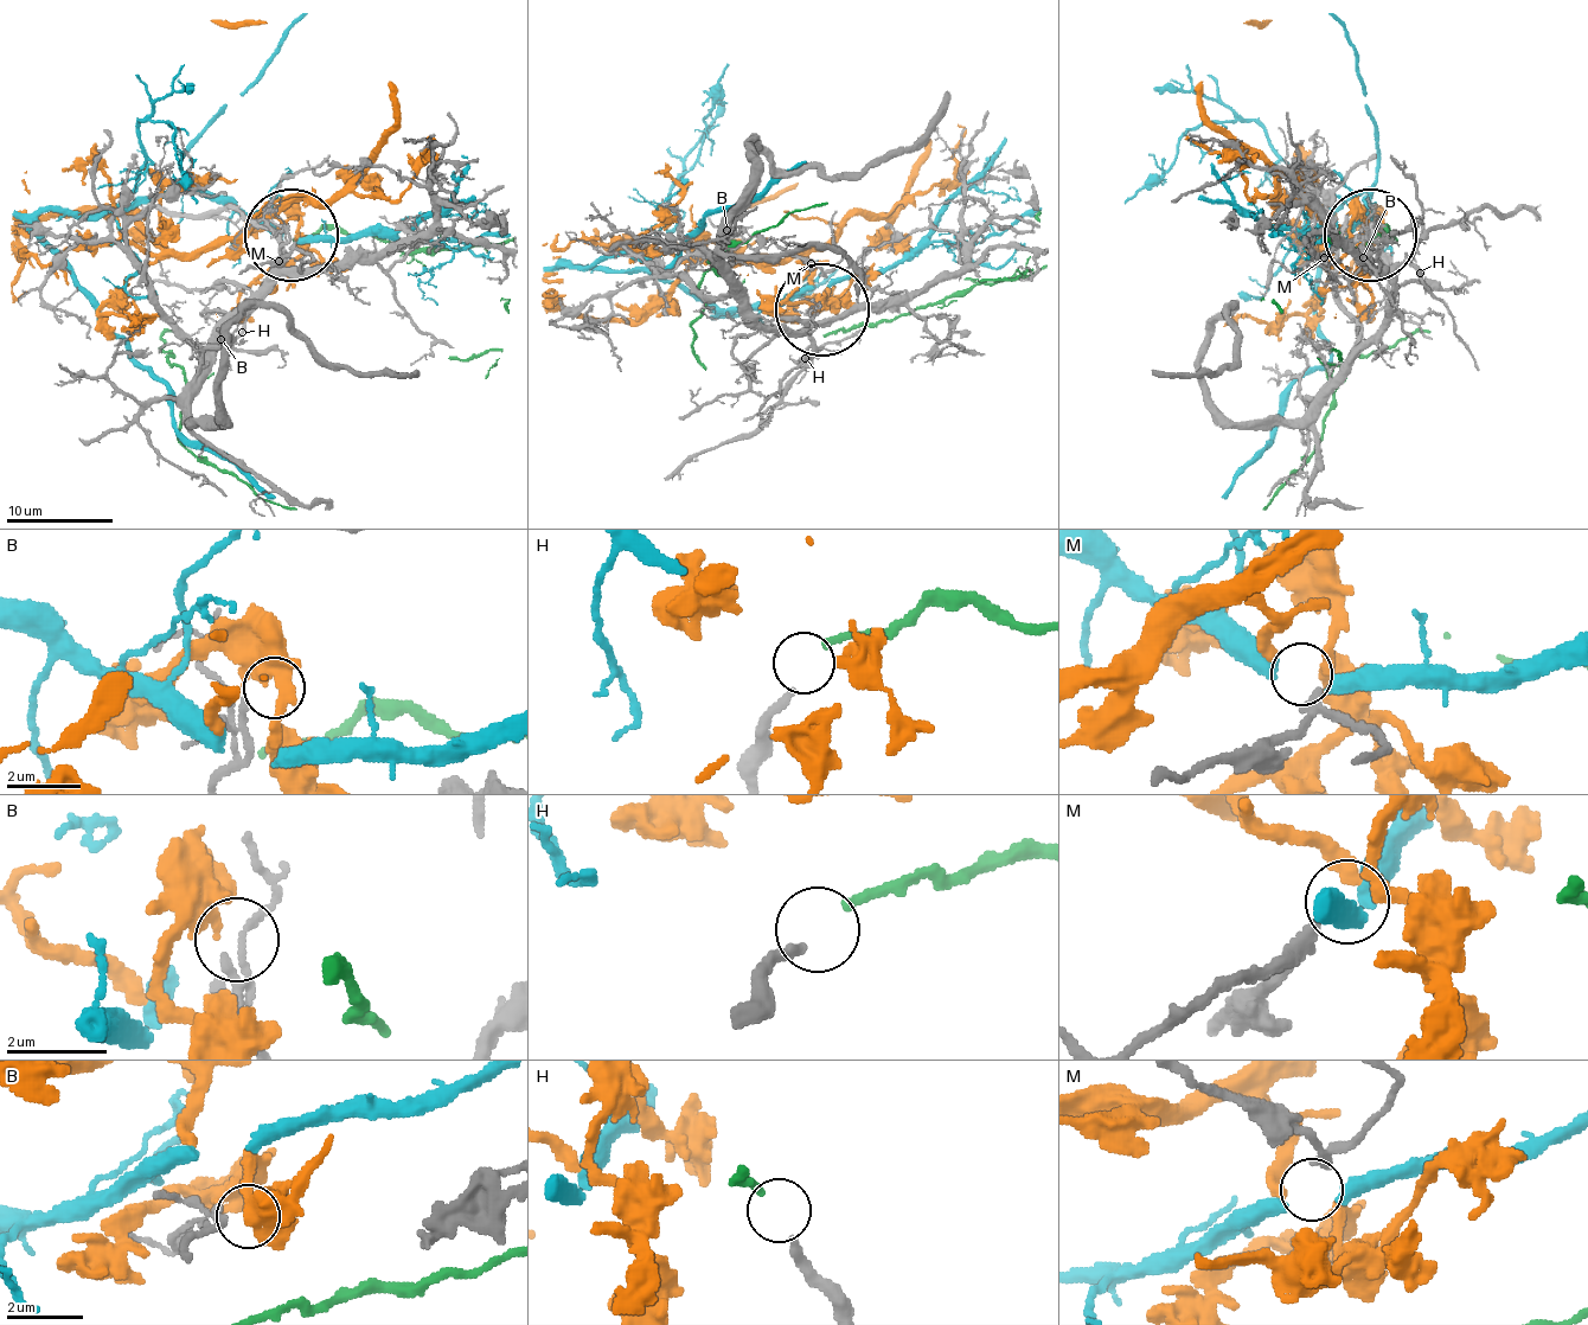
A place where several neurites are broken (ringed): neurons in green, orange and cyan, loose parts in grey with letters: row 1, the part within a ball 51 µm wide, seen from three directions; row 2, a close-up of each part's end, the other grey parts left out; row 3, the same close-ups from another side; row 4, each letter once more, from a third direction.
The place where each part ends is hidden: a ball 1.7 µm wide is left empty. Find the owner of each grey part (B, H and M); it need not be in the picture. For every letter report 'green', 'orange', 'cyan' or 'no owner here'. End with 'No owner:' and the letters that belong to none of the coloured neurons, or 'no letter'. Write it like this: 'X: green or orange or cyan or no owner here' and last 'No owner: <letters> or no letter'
B: no owner here
H: green
M: orange
No owner: B

